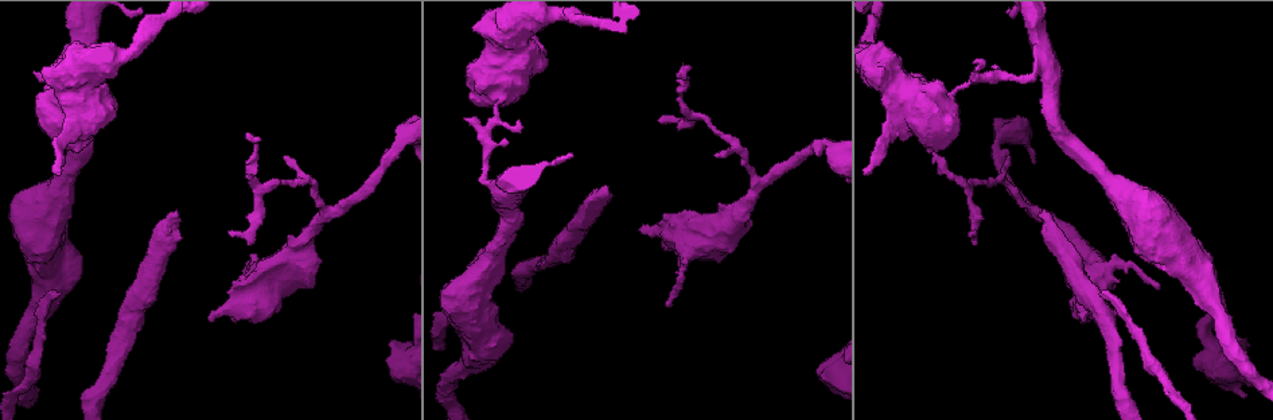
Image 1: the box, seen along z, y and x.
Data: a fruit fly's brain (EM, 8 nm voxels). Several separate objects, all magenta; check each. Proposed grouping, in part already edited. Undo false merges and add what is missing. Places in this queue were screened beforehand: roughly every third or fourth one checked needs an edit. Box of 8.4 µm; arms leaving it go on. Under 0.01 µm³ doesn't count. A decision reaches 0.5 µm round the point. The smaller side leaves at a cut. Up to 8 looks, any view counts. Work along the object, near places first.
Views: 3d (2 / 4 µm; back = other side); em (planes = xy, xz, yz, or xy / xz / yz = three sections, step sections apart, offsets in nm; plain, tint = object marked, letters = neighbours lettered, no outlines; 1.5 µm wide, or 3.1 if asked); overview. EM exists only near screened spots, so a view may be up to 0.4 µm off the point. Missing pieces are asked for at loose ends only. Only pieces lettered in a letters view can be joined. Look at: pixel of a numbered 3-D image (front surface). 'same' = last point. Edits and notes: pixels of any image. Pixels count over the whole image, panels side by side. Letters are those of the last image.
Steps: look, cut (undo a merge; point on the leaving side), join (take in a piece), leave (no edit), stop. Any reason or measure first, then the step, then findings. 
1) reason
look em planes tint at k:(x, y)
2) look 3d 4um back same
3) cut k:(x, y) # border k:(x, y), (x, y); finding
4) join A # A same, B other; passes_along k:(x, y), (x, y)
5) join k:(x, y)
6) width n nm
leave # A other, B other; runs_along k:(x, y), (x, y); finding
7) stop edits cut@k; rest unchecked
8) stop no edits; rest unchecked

branch stops here
look 3d 4um at 1:(179, 216)

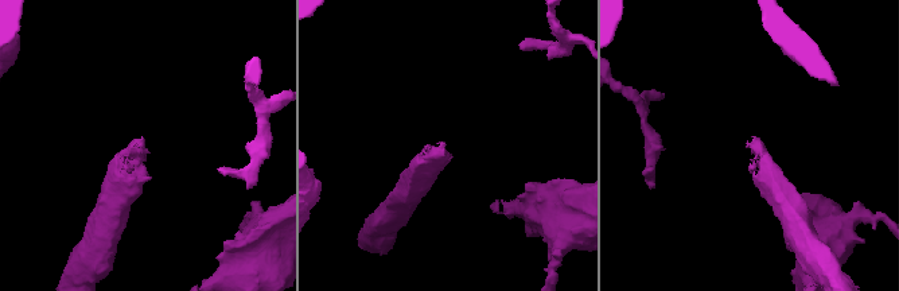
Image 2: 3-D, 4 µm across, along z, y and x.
need the tissue
look em planes letters at 2:(140, 144)

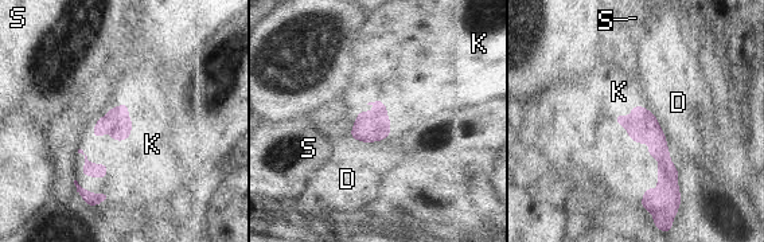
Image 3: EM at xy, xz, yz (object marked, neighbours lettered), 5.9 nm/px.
join K # D other, K same, S other; passes_along 3:(642, 125), (628, 132), (619, 92); it goes on there

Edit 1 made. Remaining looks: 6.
look overview

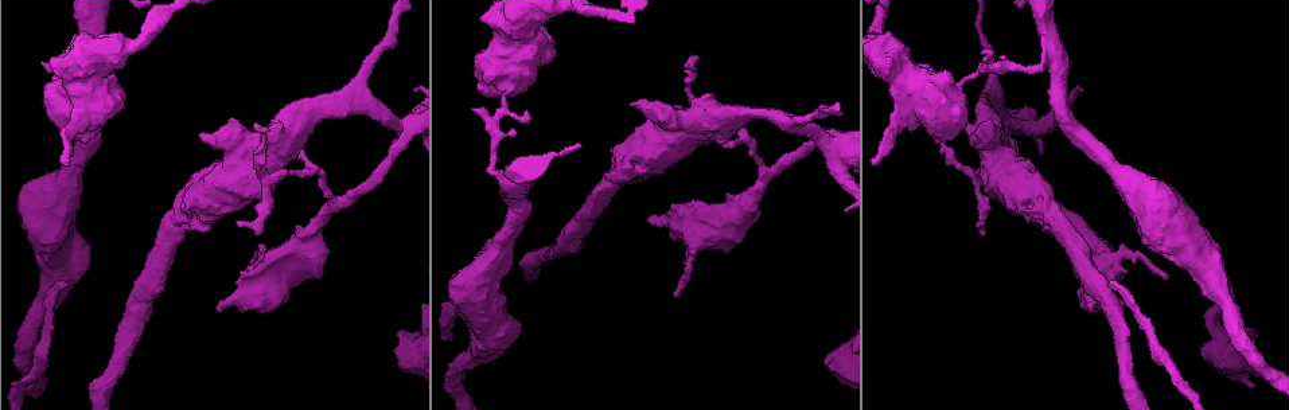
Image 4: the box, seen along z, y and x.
free end
look 3d 4um at 4:(65, 285)

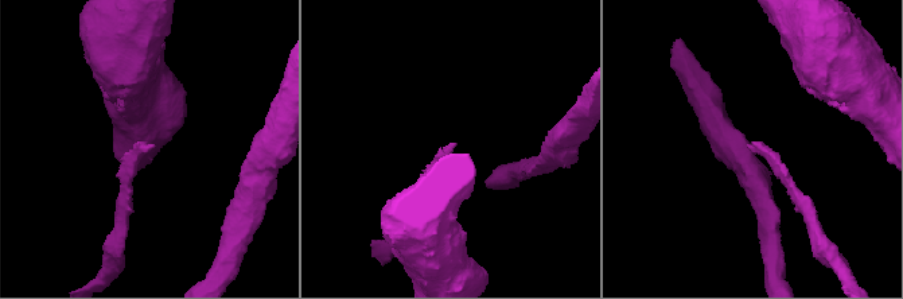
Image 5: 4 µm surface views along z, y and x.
look em yz step 8 tint at 5:(151, 144)

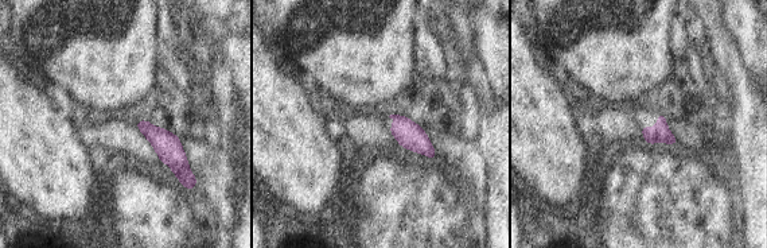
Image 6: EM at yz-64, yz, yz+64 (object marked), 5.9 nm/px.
look em planes letters same

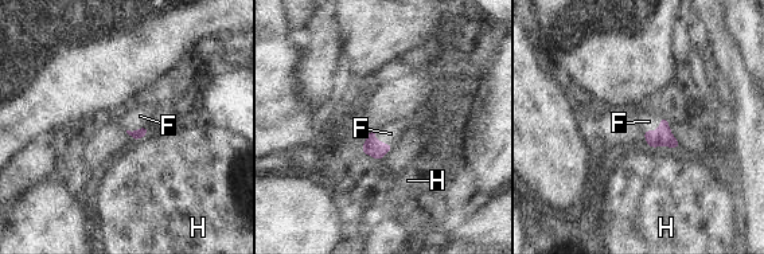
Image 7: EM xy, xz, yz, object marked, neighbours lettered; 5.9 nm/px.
longest_contact F 150 nm
join F # F same, H other; it goes on there

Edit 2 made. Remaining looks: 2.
stops while still wide
look em xy step 4 tint at 2:(495, 210)

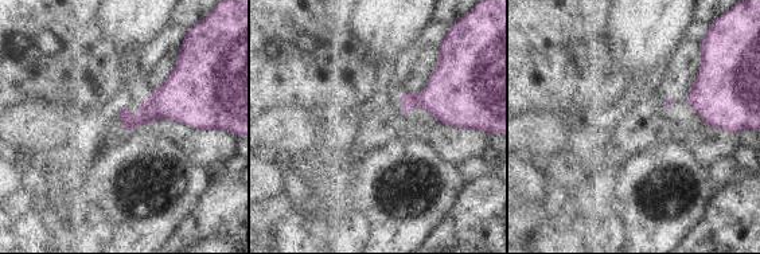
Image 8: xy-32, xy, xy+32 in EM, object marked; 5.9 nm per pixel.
cut it another way
look em planes letters same

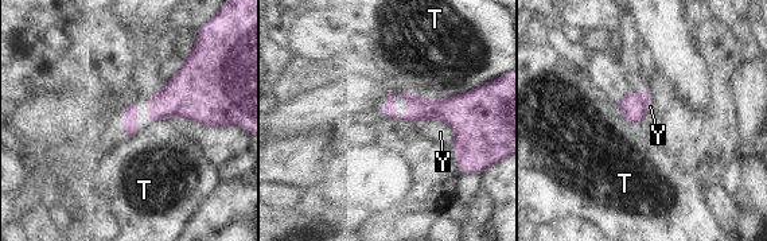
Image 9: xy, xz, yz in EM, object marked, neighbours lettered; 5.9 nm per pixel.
longest_contact T 280 nm
leave # T other, Y other; no lettered piece goes on from it

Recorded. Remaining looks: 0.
stop edits join@3, join@7; rest unchecked

